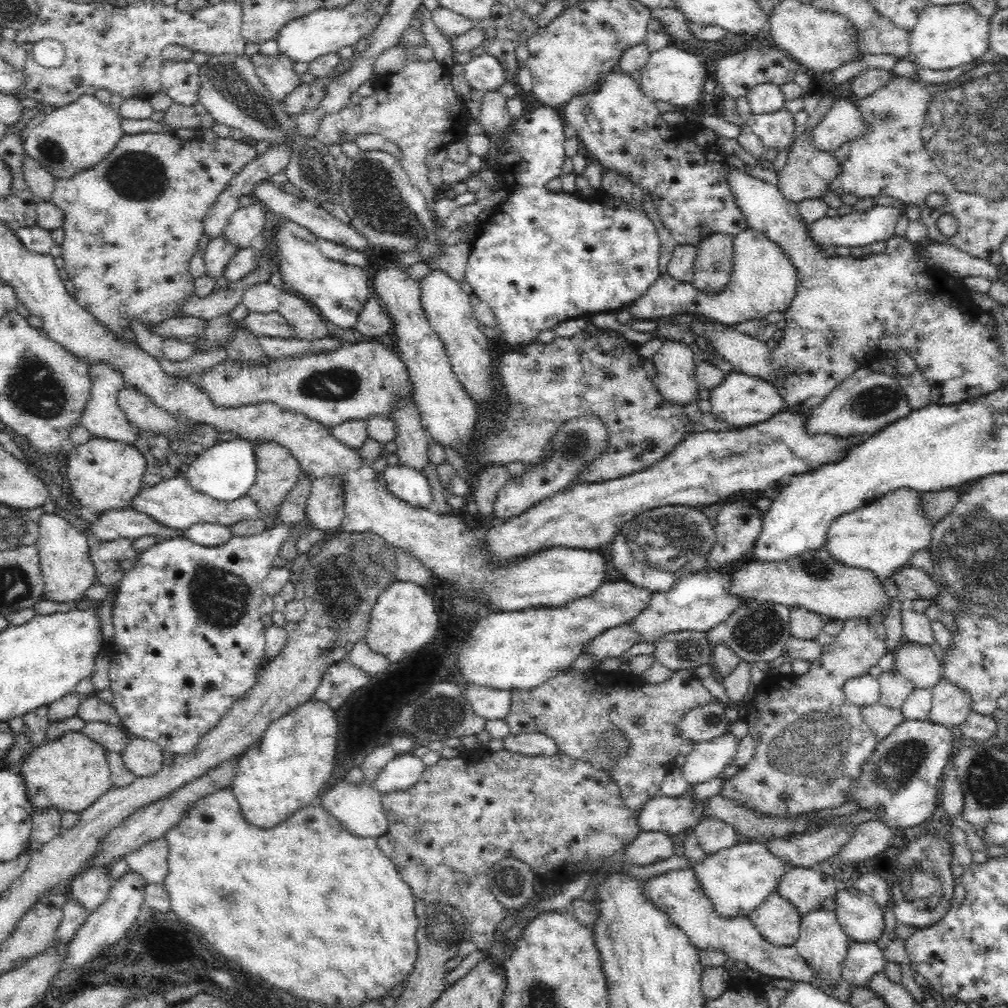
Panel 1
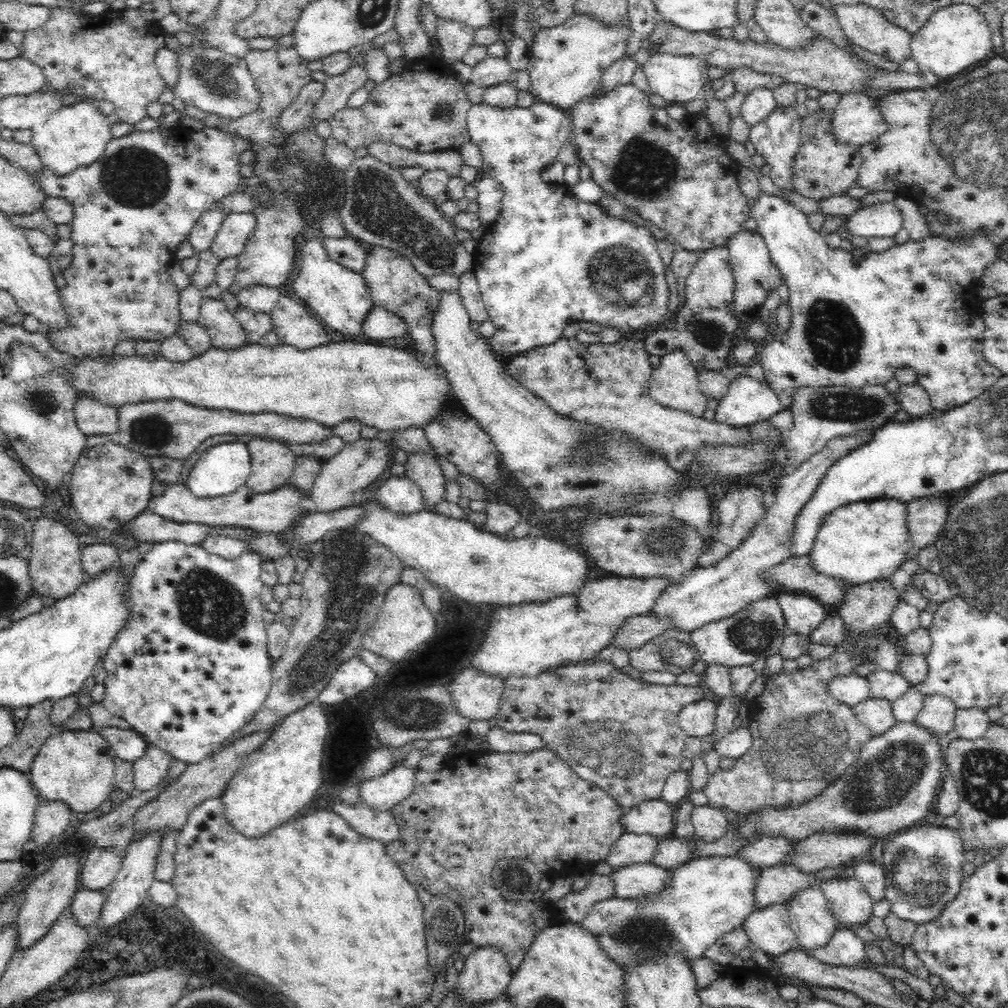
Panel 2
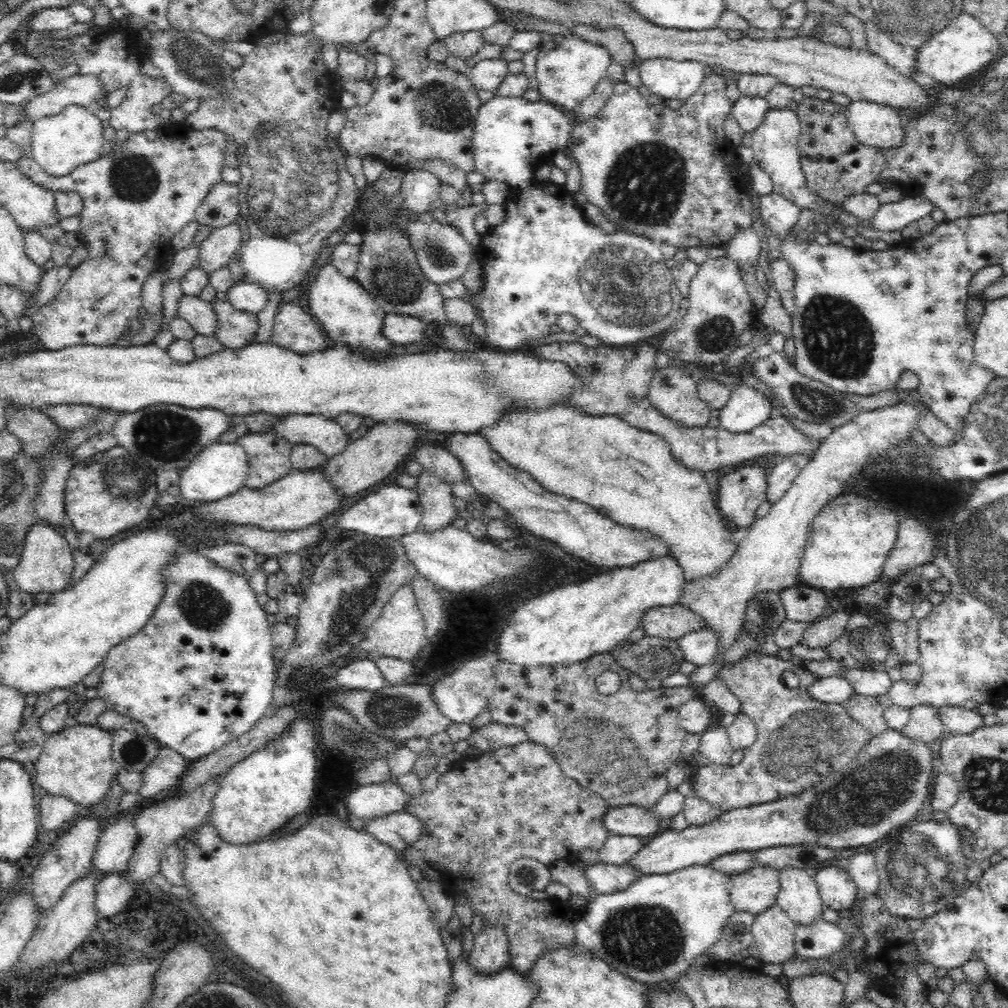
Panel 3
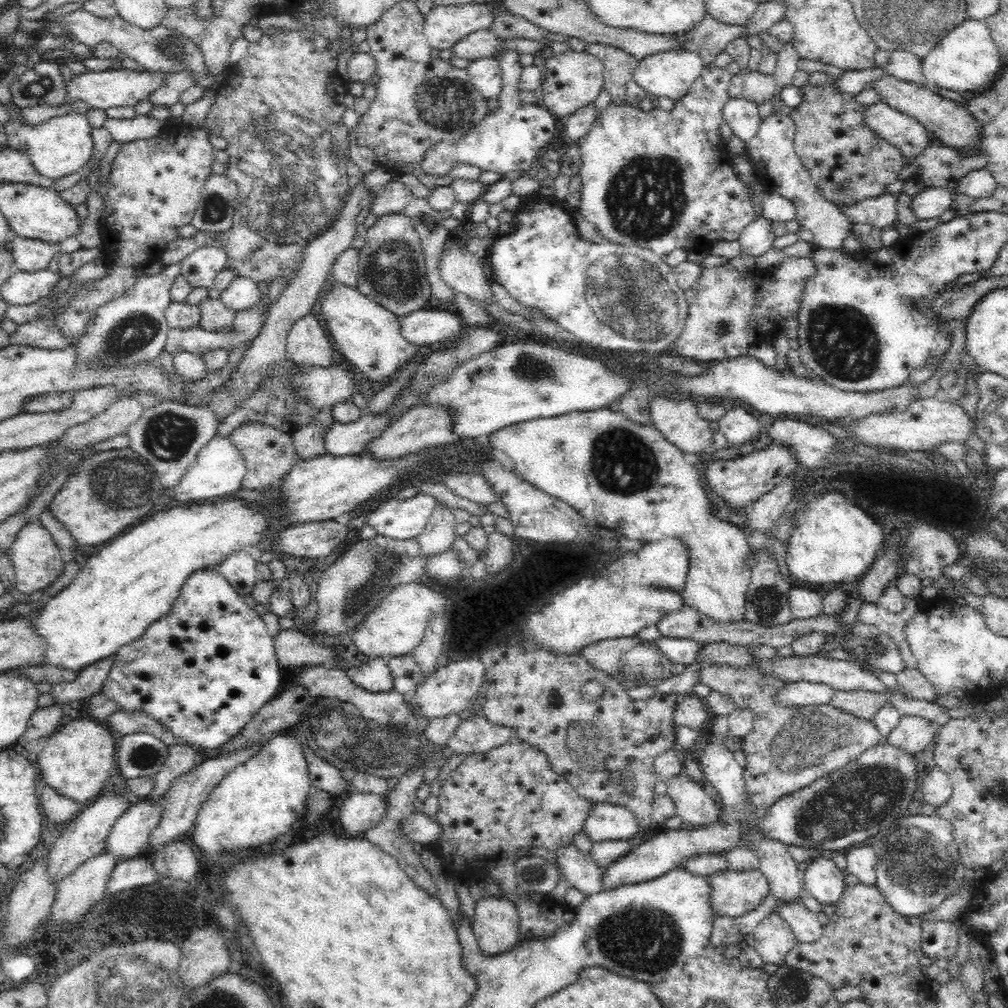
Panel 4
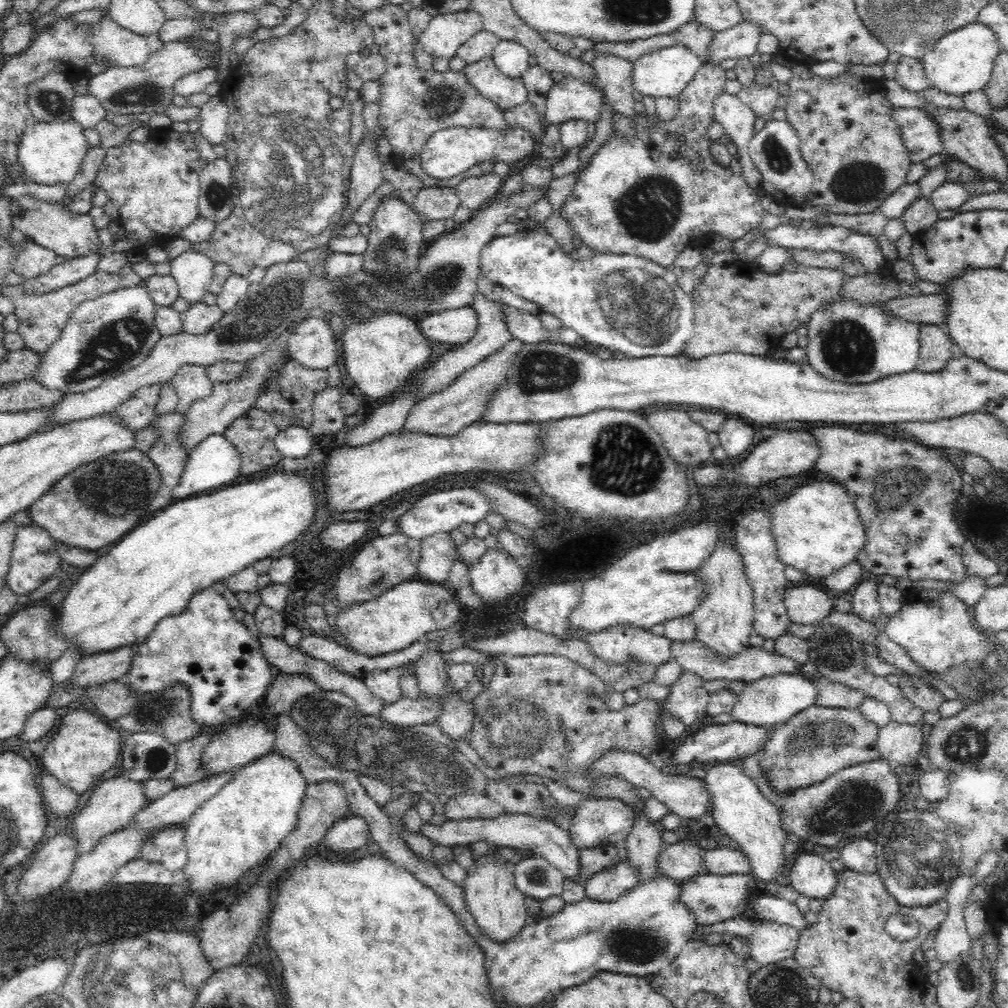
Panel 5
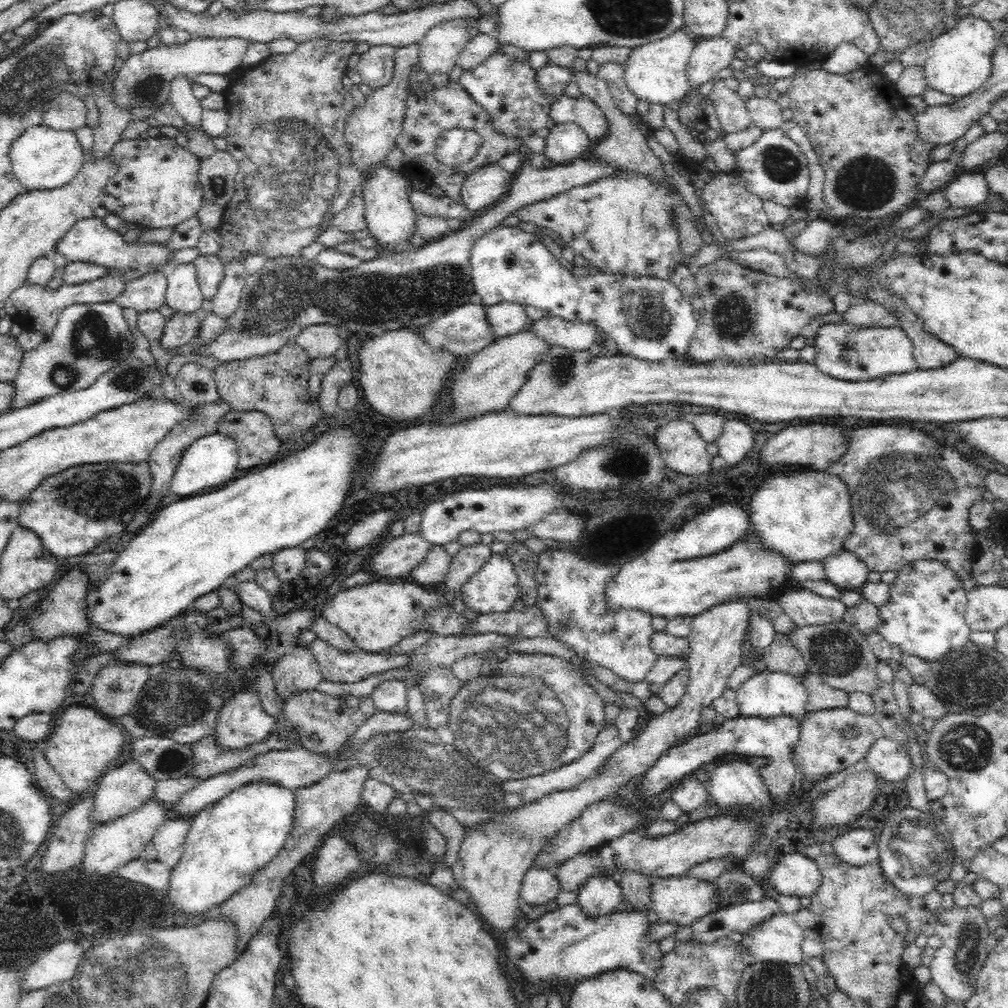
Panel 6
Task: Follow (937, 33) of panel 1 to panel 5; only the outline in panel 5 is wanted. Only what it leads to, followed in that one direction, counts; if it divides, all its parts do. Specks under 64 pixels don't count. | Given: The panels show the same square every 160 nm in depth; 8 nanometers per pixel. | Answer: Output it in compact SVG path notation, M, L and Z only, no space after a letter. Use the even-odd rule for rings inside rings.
M972 22L940 38L932 50L920 60L930 86L954 96L964 96L973 90L985 89L991 78L1001 47L993 31L980 22Z

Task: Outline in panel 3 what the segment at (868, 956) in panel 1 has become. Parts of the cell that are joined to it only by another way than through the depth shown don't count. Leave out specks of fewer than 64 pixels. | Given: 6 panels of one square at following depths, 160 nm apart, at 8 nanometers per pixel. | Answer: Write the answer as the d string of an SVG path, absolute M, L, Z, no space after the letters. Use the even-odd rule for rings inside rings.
M817 919L810 924L796 924L795 926L795 953L804 959L824 959L841 952L845 945L846 935L835 923Z

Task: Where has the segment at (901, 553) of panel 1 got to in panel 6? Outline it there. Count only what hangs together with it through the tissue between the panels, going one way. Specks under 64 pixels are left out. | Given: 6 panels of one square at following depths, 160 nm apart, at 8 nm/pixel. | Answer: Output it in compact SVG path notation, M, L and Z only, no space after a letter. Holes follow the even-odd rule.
M780 470L779 474L762 481L758 490L755 490L750 501L749 522L751 532L760 537L763 545L780 553L788 561L794 564L806 560L823 561L826 556L844 549L845 539L853 530L851 495L842 479L826 471Z

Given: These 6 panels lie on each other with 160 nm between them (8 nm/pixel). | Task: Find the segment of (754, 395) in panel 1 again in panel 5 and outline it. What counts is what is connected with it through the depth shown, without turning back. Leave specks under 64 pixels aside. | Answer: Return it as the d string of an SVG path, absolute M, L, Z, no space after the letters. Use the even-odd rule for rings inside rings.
M730 418L723 423L722 428L717 433L722 449L730 458L734 458L738 454L745 456L746 450L752 446L754 430L746 422Z

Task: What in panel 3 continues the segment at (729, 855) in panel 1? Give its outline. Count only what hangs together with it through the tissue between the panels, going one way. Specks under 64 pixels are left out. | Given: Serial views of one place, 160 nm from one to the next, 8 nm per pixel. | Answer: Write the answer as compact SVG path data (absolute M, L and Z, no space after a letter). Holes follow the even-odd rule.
M696 865L689 866L682 870L671 872L670 874L653 874L642 875L638 877L632 884L628 884L623 890L612 892L612 894L595 895L589 903L584 907L582 917L576 923L576 937L572 942L573 947L577 948L578 952L585 952L600 959L608 966L617 970L620 974L633 979L638 983L643 983L646 986L664 985L666 982L674 982L678 977L683 976L687 970L694 964L696 958L707 953L707 951L718 941L721 937L722 928L725 923L729 921L734 912L732 900L729 898L730 876L723 871L714 870L710 865Z

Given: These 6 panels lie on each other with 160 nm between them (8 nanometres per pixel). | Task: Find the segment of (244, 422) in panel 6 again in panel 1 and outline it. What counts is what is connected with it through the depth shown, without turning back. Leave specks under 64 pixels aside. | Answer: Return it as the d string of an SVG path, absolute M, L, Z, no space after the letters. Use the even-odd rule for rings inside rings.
M274 442L258 443L253 450L257 474L248 496L255 500L263 514L276 513L302 474L298 460Z

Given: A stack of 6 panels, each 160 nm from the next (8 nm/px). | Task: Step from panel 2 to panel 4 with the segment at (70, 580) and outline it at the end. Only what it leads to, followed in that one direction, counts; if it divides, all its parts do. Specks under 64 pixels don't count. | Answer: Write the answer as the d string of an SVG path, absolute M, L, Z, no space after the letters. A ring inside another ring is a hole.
M37 523L28 524L16 534L14 542L7 550L8 559L12 561L15 572L15 587L22 595L30 596L33 592L46 589L53 585L55 578L62 574L64 565L52 535L46 527Z

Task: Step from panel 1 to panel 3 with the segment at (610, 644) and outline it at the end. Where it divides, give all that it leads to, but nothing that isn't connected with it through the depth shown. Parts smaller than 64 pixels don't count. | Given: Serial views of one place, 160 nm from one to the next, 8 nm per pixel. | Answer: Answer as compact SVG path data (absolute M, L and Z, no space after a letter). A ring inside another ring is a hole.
M679 604L651 608L643 616L640 626L648 636L672 640L708 628L702 617Z

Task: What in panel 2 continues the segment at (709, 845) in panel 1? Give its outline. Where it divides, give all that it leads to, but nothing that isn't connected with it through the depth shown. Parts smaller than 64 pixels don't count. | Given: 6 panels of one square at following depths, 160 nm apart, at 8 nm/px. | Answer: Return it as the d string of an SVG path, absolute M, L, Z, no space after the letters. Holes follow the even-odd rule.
M710 804L694 806L690 812L690 818L695 836L706 843L718 840L729 830L729 821L724 811Z

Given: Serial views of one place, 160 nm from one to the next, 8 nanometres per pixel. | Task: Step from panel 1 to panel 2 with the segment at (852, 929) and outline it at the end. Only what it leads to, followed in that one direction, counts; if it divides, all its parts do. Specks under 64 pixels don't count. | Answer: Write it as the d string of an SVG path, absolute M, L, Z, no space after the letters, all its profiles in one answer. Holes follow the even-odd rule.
M854 876L826 879L820 888L838 927L866 924L872 914L873 900L858 879Z

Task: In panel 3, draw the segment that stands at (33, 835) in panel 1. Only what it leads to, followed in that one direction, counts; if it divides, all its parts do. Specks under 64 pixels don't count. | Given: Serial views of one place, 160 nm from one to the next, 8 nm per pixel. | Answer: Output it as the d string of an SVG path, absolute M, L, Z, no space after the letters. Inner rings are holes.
M46 793L40 800L40 819L44 830L56 830L73 819L76 803L64 796Z

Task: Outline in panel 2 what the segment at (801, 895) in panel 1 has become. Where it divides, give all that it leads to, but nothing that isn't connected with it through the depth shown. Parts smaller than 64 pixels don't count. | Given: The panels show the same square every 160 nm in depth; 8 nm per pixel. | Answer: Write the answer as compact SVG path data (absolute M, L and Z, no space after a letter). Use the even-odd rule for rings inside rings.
M788 863L760 869L754 886L754 910L773 904L787 903L806 886L820 886L813 873L806 874Z

